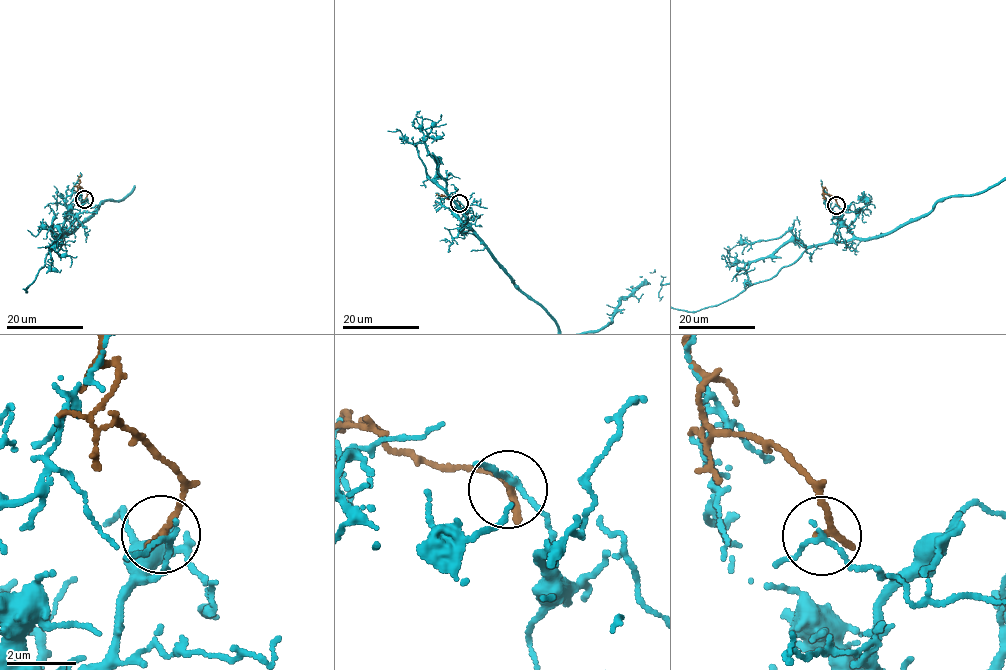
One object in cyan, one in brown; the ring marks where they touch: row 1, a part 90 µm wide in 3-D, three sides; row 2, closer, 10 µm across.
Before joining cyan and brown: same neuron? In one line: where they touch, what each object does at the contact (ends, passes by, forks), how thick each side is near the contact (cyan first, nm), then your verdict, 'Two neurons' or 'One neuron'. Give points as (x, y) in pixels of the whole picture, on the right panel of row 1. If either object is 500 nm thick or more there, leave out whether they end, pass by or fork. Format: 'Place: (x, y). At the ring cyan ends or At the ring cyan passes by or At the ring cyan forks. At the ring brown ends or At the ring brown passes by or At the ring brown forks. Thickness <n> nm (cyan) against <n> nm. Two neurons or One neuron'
Place: (836, 205). At the ring cyan passes by. At the ring brown ends. Thickness 120 nm (cyan) against 240 nm. Two neurons

